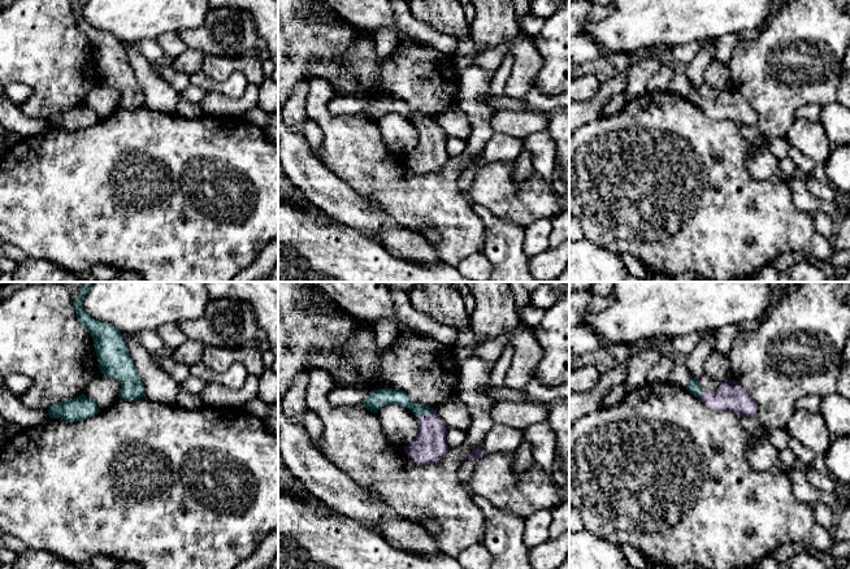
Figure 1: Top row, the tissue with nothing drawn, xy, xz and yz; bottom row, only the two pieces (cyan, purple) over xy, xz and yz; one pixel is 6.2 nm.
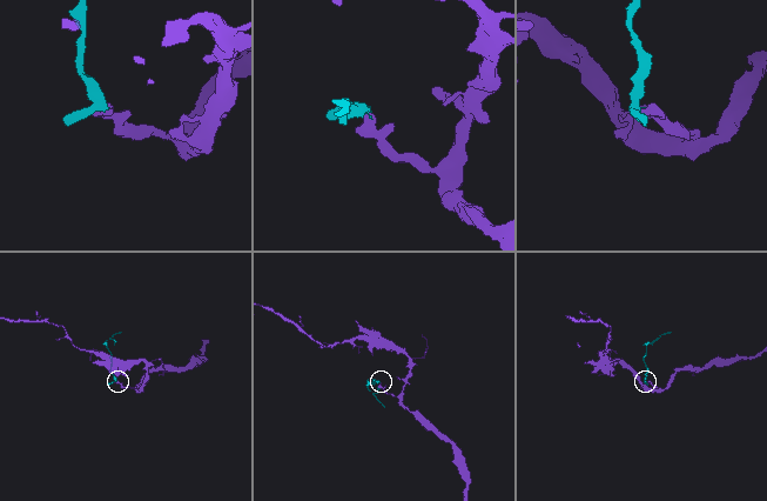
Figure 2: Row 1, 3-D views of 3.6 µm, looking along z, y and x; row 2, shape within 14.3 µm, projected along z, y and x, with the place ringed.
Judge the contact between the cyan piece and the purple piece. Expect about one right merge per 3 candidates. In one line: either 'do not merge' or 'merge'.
merge

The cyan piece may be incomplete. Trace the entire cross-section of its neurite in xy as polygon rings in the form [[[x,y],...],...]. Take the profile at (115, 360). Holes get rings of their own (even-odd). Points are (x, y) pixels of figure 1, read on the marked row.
[[[82,282],[81,291],[73,301],[78,321],[94,339],[100,373],[121,381],[120,399],[138,400],[146,396],[144,385],[139,378],[123,335],[110,323],[88,316],[82,305],[92,282]]]

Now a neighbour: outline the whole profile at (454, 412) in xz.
[[[460,396],[447,400],[437,409],[439,417],[448,427],[455,427],[467,433],[473,422],[473,416],[469,408],[461,401]]]

